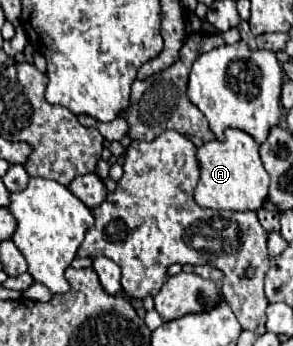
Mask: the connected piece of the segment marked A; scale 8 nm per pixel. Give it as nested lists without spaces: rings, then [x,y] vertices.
[[[226,130],[226,142],[212,140],[200,146],[200,180],[194,190],[196,204],[212,210],[258,210],[268,194],[268,172],[264,170],[258,148],[260,144],[240,130]]]

